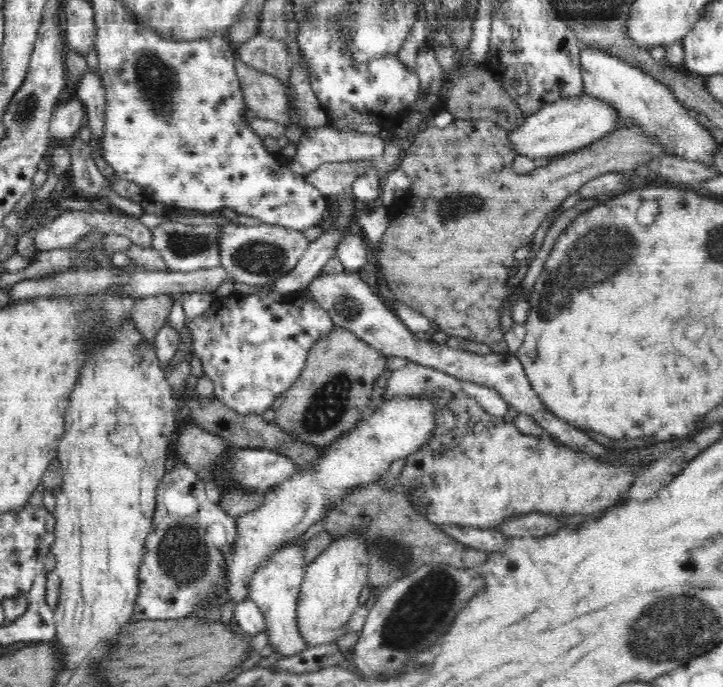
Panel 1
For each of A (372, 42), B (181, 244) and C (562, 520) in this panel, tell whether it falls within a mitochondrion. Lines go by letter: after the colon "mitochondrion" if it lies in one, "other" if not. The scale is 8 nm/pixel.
A: mitochondrion
B: mitochondrion
C: other

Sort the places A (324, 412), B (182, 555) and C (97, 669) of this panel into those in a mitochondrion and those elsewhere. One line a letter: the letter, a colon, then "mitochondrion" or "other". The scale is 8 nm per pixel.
A: mitochondrion
B: mitochondrion
C: other

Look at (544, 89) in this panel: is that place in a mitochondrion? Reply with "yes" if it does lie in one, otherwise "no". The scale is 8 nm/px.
no

